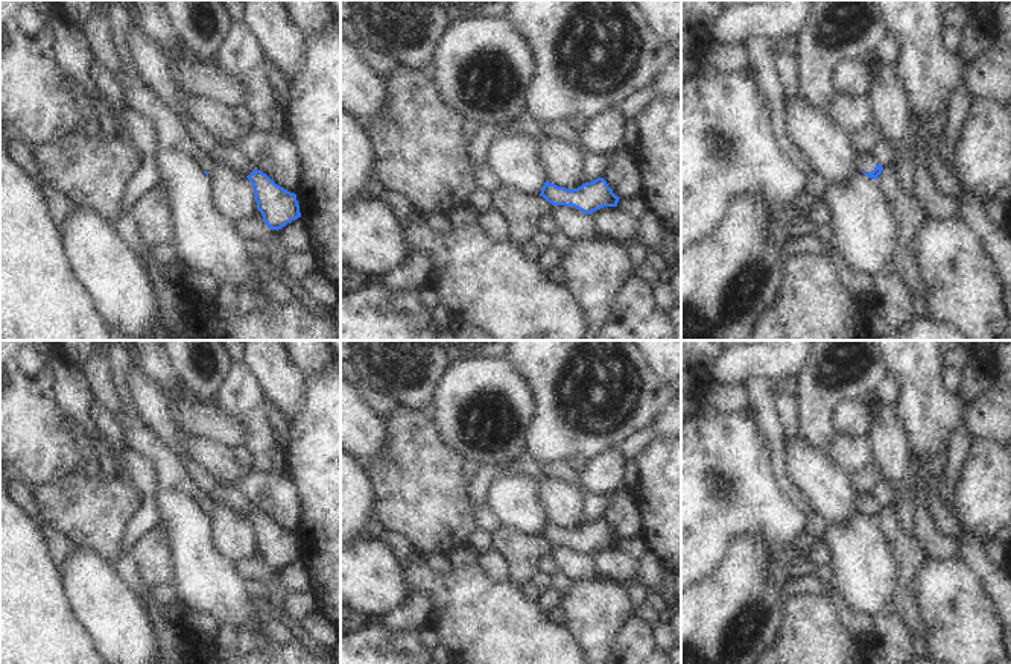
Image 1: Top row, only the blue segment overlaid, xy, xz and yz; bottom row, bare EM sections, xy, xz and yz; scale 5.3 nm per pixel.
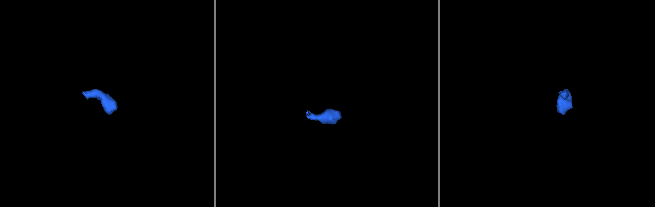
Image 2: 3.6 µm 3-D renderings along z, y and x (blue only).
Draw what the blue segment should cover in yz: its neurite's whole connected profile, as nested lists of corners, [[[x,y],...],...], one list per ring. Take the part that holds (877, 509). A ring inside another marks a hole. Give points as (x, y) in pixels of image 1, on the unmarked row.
[[[871,492],[857,494],[857,506],[864,515],[877,520],[883,507],[874,500]]]

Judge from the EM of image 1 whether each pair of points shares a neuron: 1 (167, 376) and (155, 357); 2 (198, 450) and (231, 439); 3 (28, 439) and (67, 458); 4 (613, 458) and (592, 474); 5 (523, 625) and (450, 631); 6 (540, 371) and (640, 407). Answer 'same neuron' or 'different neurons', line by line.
1: same neuron
2: different neurons
3: same neuron
4: same neuron
5: same neuron
6: same neuron

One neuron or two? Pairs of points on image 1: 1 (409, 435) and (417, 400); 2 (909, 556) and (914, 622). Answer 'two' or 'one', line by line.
1: two
2: one

